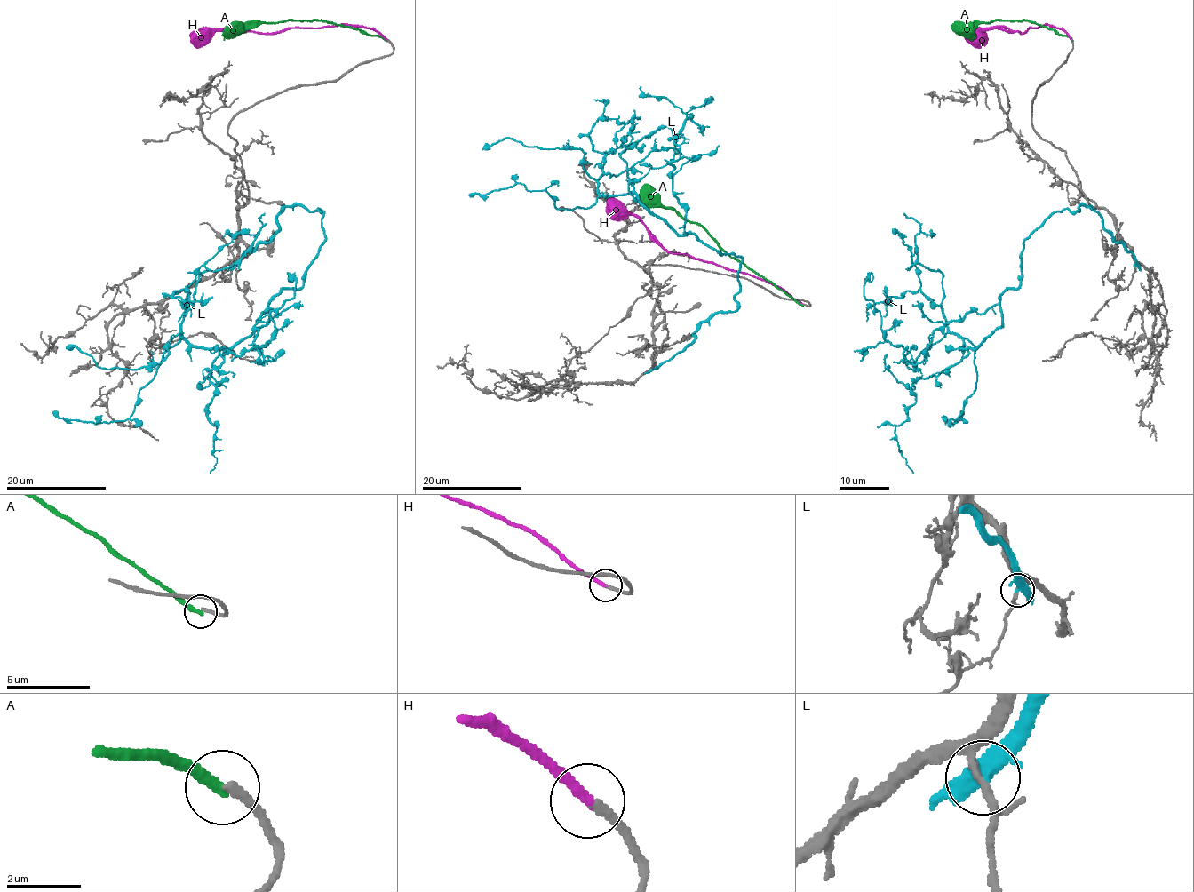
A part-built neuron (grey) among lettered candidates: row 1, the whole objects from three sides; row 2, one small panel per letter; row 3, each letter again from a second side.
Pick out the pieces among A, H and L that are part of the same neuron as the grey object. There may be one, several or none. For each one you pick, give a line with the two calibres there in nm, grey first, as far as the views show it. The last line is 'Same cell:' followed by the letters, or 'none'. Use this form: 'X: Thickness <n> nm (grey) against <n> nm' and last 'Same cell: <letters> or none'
H: Thickness 200 nm (grey) against 240 nm
Same cell: H

